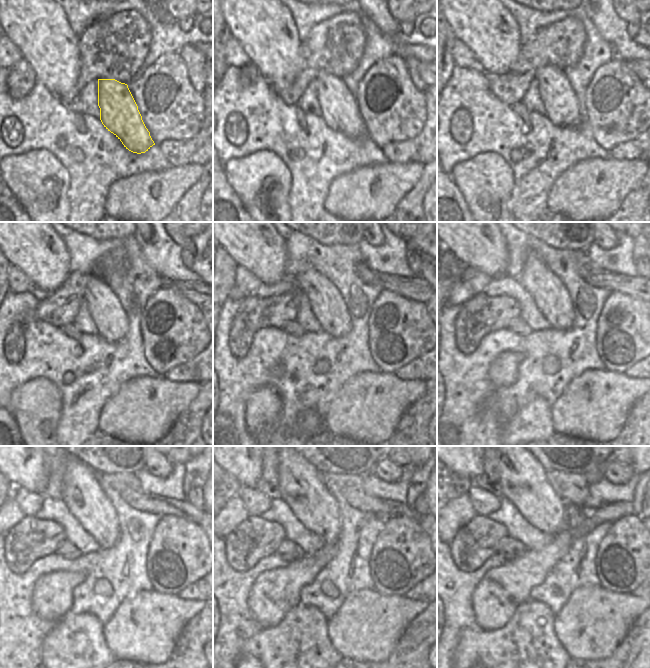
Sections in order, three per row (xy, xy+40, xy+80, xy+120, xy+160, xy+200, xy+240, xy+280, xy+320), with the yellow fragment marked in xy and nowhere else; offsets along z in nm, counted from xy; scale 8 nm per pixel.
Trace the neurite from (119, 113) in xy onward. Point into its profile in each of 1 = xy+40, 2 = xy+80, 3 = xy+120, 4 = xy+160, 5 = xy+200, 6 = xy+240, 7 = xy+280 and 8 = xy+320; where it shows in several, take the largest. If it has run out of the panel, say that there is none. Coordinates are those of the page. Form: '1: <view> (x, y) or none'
1: xy+40 (340, 111)
2: xy+80 (560, 101)
3: xy+120 (105, 309)
4: xy+160 (328, 306)
5: xy+200 (551, 298)
6: xy+240 (83, 496)
7: xy+280 (300, 484)
8: xy+320 (523, 481)

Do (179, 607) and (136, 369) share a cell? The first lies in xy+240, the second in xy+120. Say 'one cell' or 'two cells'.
two cells

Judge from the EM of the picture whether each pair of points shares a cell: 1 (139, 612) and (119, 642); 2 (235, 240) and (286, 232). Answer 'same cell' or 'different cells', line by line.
1: same cell
2: different cells

